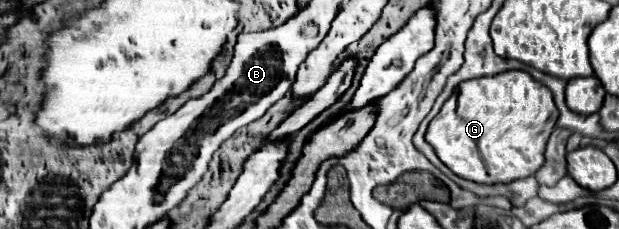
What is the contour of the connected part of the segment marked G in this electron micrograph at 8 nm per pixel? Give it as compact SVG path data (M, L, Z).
M526 71L464 81L430 121L426 141L456 175L476 183L510 183L534 175L544 165L548 137L558 111L548 87Z

